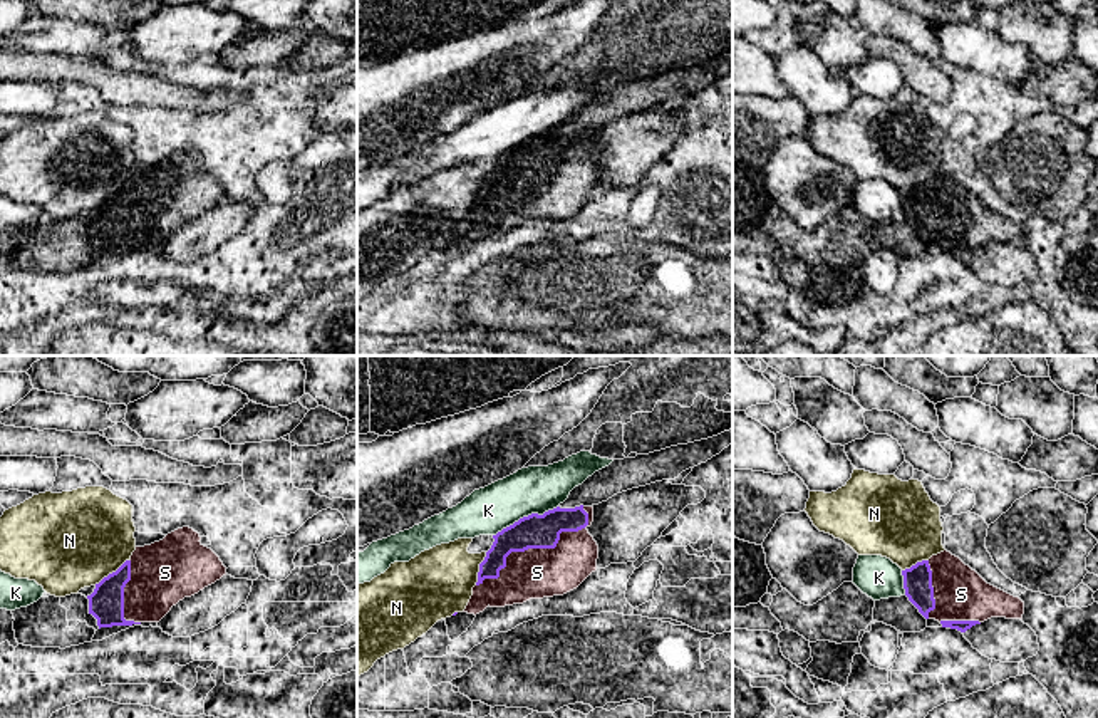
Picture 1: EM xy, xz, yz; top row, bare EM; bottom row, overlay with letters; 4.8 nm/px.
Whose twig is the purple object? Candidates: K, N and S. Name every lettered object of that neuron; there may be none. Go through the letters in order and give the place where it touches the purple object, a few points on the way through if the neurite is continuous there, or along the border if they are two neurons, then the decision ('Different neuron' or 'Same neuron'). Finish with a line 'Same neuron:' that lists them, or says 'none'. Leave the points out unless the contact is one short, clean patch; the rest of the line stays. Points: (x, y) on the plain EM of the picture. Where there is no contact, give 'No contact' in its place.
K: Touches purple at xz (525, 141). Different neuron
N: Touches purple at xy (113, 197). Different neuron
S: Touches purple at xz (535, 171). Same neuron
Same neuron: S

